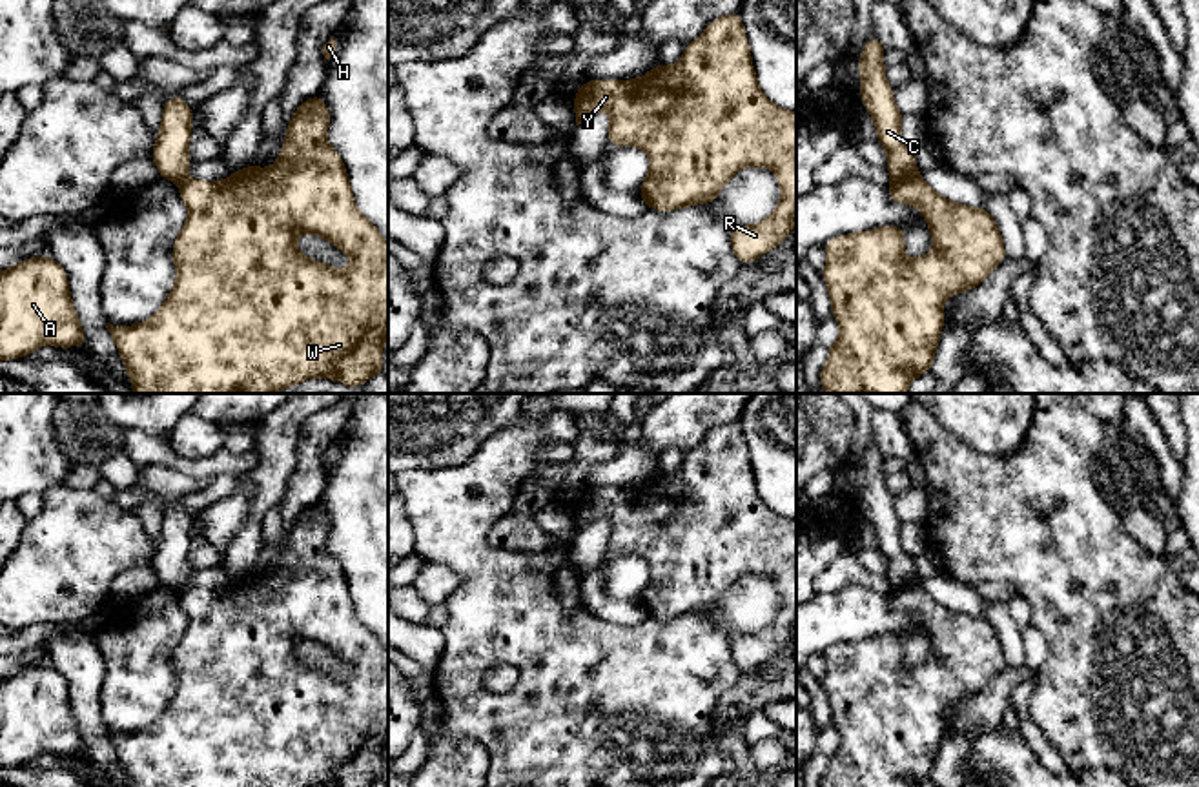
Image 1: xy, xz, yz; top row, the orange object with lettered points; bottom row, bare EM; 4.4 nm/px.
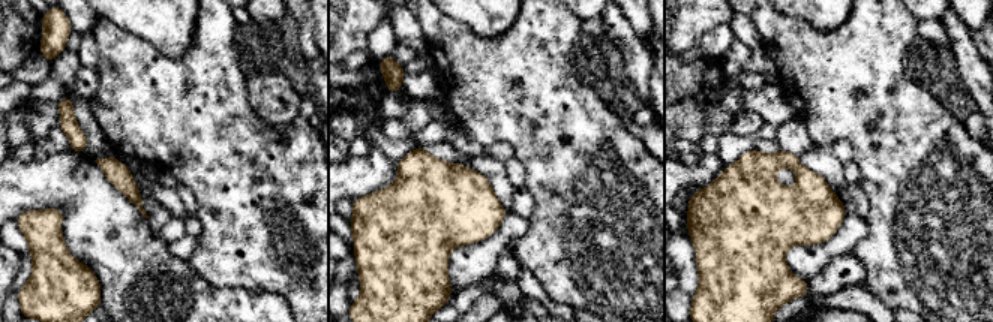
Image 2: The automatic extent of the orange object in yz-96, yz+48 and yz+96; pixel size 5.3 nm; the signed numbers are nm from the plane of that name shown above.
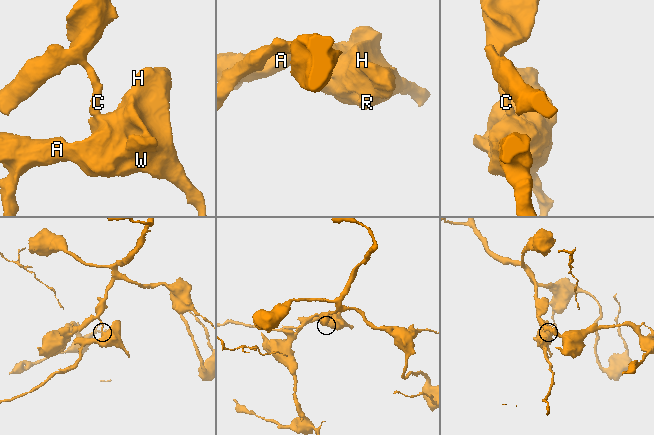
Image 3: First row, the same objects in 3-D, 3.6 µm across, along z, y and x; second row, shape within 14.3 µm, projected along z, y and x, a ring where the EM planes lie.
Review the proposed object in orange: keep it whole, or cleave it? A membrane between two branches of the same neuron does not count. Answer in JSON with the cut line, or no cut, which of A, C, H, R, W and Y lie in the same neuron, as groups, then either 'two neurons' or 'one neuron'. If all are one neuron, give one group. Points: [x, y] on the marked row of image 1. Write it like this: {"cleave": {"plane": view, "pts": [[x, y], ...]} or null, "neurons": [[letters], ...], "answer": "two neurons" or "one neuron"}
{"cleave": {"plane": "yz", "pts": [[917, 172], [891, 183]]}, "neurons": [["A", "H", "R", "W", "Y"], ["C"]], "answer": "two neurons"}

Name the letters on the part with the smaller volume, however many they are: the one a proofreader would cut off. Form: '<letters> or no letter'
A, H, R, W, Y

